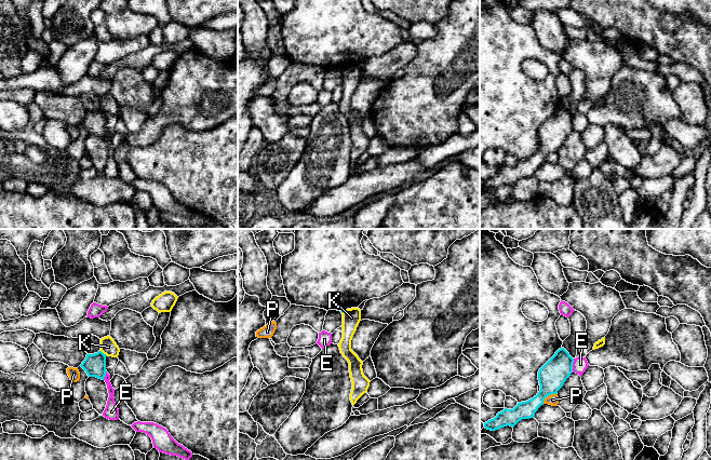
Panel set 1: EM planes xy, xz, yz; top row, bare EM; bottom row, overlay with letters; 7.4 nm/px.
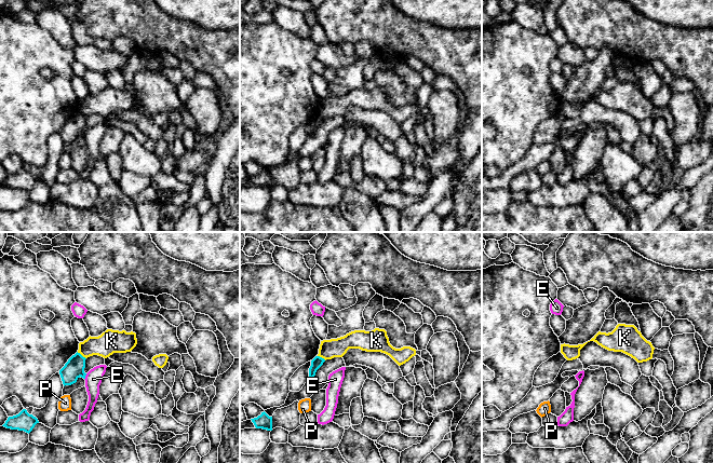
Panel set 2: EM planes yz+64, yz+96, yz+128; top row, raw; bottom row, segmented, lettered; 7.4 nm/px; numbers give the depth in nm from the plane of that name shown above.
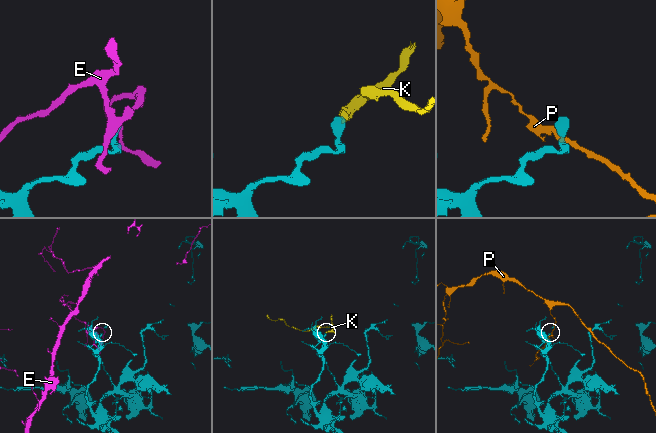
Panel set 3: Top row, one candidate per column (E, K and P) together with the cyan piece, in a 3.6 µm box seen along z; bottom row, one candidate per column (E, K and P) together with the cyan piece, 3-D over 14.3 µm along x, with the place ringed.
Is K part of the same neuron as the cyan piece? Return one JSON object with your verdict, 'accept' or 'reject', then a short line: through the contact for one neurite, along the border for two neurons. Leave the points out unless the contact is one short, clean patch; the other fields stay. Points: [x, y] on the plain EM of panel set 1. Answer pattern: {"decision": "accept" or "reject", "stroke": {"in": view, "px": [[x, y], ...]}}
{"decision": "reject", "stroke": {"in": "xy", "px": [[101, 108], [107, 113]]}}

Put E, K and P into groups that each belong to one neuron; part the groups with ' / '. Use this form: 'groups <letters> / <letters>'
groups E / K / P

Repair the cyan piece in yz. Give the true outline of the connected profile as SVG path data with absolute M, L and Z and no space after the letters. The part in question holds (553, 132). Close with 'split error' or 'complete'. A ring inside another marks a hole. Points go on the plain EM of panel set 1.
M559 107L555 112L539 127L538 138L540 149L533 157L518 161L513 167L505 166L494 177L484 181L484 186L491 189L510 184L514 185L522 177L534 176L544 159L551 152L556 152L566 137L573 131L574 117L564 107Z; complete

